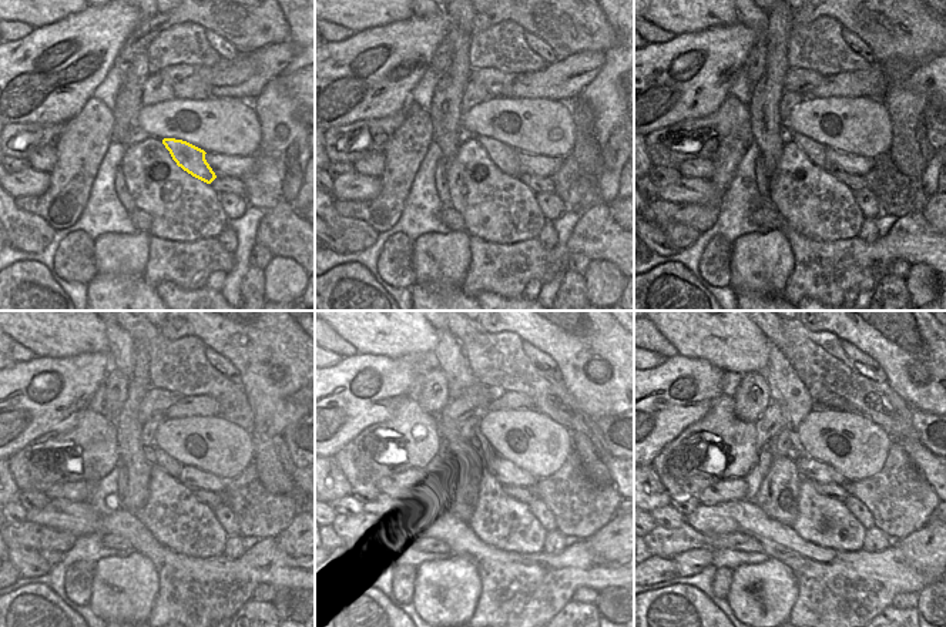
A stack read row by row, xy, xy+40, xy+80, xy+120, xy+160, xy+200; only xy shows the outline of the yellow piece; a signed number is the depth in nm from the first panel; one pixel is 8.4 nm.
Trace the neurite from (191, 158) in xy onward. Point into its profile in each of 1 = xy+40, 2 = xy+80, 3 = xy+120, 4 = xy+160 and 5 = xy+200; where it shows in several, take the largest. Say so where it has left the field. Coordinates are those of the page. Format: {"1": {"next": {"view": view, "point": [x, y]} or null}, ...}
{"1": {"next": {"view": "xy+40", "point": [505, 157]}}, "2": {"next": {"view": "xy+80", "point": [815, 151]}}, "3": {"next": {"view": "xy+120", "point": [164, 460]}}, "4": {"next": {"view": "xy+160", "point": [483, 452]}}, "5": {"next": {"view": "xy+200", "point": [785, 386]}}}

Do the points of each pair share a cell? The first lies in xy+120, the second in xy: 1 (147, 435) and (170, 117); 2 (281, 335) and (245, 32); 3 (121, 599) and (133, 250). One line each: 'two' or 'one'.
1: two
2: one
3: one

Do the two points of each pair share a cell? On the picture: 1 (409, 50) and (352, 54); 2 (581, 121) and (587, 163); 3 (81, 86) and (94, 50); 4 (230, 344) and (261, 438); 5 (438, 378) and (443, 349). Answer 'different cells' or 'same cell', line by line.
1: same cell
2: same cell
3: same cell
4: same cell
5: different cells

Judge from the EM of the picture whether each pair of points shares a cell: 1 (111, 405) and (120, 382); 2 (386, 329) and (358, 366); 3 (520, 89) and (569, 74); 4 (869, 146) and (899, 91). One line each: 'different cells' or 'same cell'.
1: same cell
2: different cells
3: same cell
4: different cells

